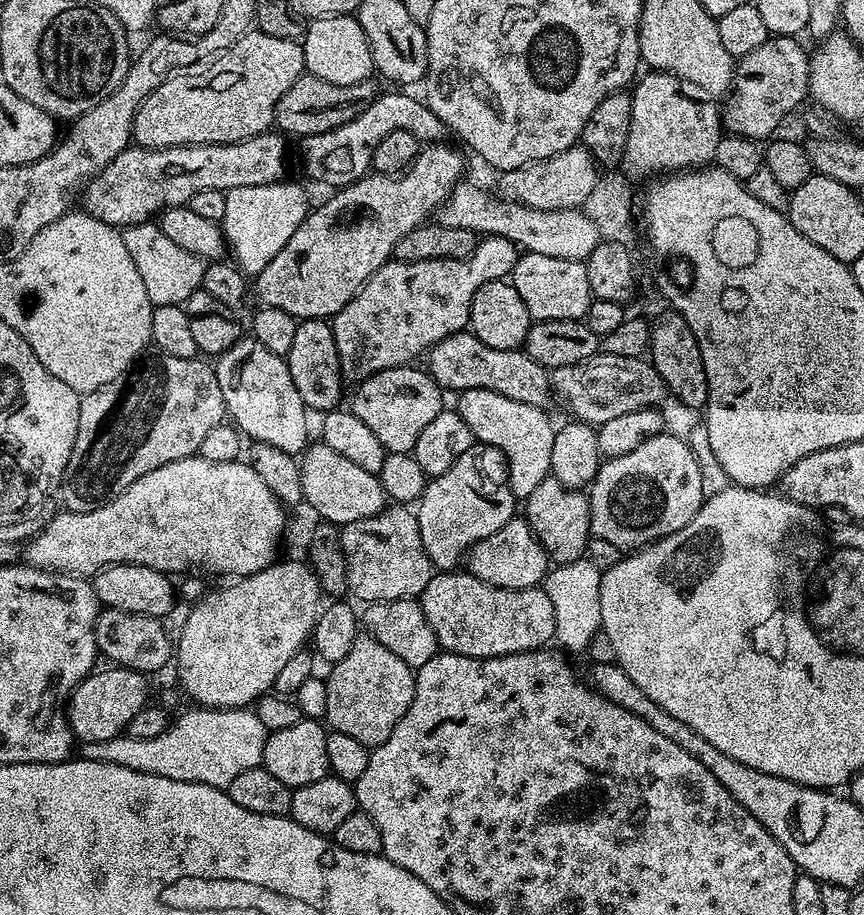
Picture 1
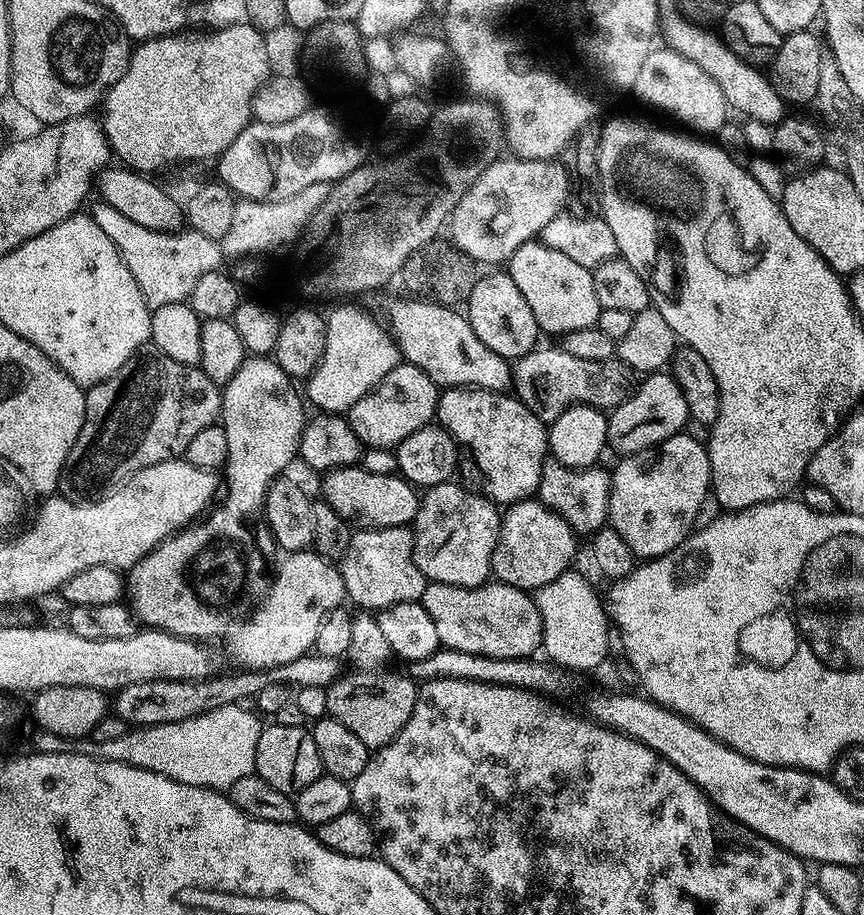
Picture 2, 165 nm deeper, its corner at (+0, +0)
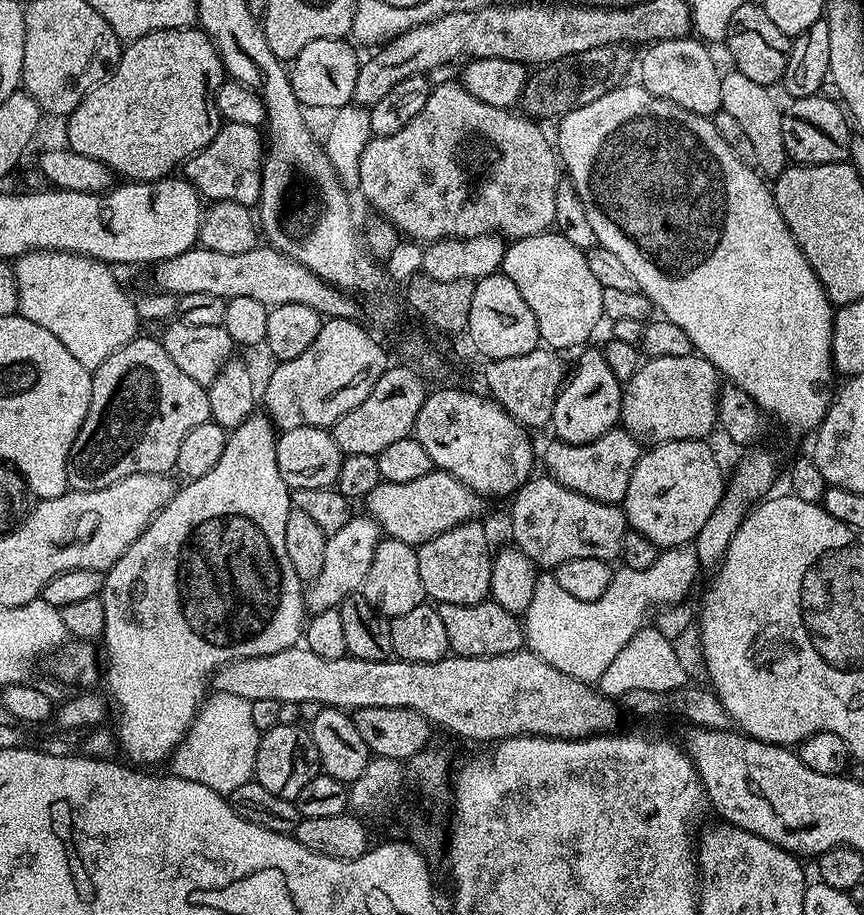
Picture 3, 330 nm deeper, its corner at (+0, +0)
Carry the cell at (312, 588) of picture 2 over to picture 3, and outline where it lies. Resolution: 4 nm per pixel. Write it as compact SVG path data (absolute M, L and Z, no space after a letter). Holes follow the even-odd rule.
M366 514L353 515L348 524L342 526L342 530L338 530L338 534L327 537L324 565L321 566L320 573L312 577L306 588L307 611L313 613L335 608L347 596L359 593L364 586L366 570L370 570L376 545L381 539L379 524Z

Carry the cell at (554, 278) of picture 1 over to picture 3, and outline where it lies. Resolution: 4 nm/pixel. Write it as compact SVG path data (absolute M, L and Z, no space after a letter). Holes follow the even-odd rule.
M549 230L537 236L512 240L504 249L502 271L514 286L518 286L518 294L522 294L526 306L530 306L534 322L538 322L540 339L547 347L579 349L591 341L588 339L592 331L604 316L604 288L598 278L594 278L594 270L590 270L585 249L574 246L574 242L566 242L559 232Z

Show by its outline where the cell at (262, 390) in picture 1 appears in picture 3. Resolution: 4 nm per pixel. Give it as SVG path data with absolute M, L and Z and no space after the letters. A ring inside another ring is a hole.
M256 415L245 416L237 428L228 432L226 450L222 450L222 458L218 458L218 466L214 466L210 474L202 474L202 478L187 481L183 485L185 488L181 487L177 491L171 502L148 523L148 529L129 546L126 554L122 554L122 558L118 558L118 562L114 562L114 566L107 569L104 577L102 599L106 626L102 637L102 652L103 655L104 652L108 655L108 664L106 660L106 671L102 680L103 683L108 683L107 695L114 705L115 715L116 712L120 715L116 720L116 728L114 727L115 739L119 748L121 746L129 756L127 759L137 765L152 766L148 764L156 764L162 759L165 761L171 755L181 738L188 732L192 719L196 717L201 704L204 703L210 688L210 677L216 669L229 664L231 660L240 660L244 656L278 654L301 643L302 633L306 627L306 592L302 587L300 576L294 570L294 562L290 562L290 554L286 554L286 518L294 511L292 498L290 489L278 470L277 429L267 415Z

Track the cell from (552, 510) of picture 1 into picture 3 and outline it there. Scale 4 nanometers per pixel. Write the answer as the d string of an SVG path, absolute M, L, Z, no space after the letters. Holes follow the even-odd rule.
M617 426L602 434L594 442L567 444L553 439L542 452L542 468L562 486L574 490L600 504L619 505L626 498L626 486L630 486L630 474L642 455L642 445L623 426Z

